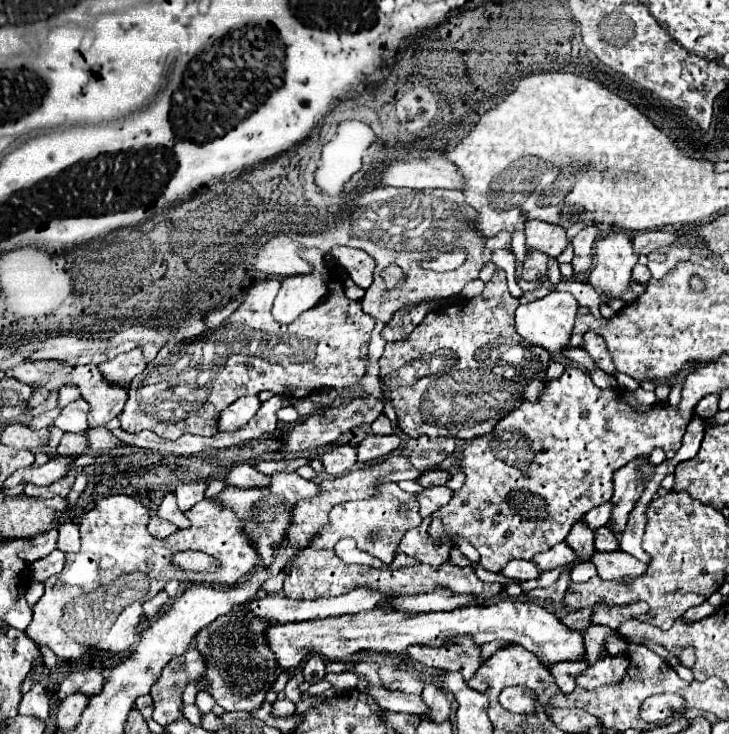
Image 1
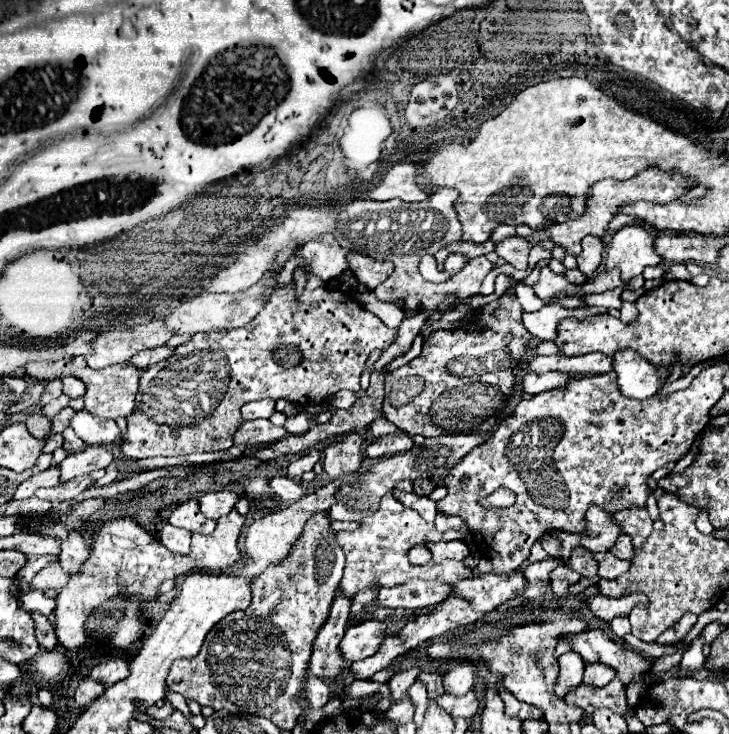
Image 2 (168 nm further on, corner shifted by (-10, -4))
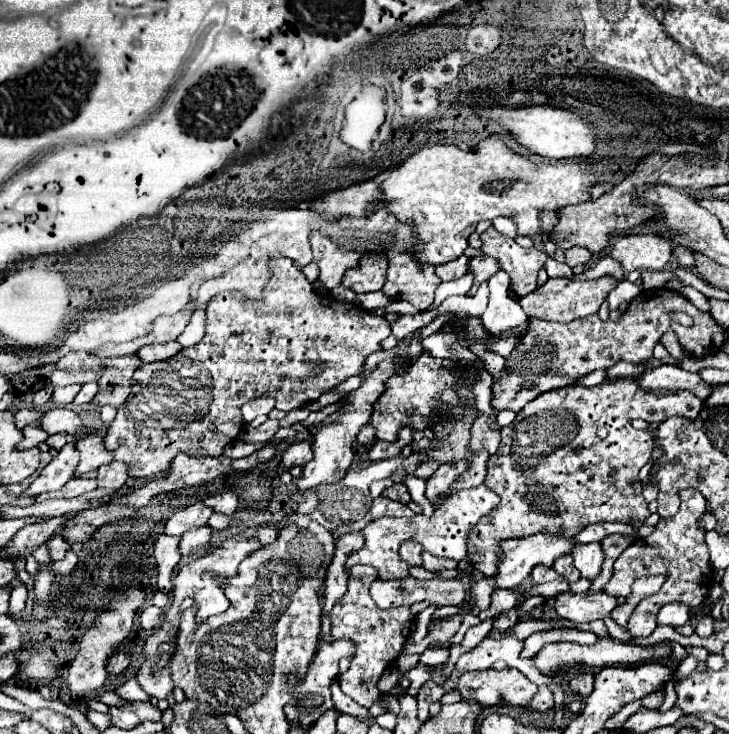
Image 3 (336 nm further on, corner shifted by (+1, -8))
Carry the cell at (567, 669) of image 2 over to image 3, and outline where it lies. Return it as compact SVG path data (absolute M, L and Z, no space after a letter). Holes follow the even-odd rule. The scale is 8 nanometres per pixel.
M541 685L539 691L535 693L535 697L531 699L531 703L527 705L529 709L537 709L537 711L547 711L553 709L555 701L553 701L553 691L547 685Z

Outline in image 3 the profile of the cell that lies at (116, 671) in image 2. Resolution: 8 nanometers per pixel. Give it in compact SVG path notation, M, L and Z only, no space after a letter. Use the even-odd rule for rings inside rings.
M123 651L111 655L111 657L109 657L109 663L107 663L109 679L117 679L117 677L129 667L129 661L131 661L131 657L129 657L127 653L123 653Z

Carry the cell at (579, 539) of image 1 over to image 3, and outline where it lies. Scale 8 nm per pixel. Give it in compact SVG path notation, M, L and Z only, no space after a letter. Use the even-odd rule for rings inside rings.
M571 555L559 557L557 563L555 563L555 571L557 571L561 577L565 577L567 581L579 579L579 573L577 573L577 569L575 569L575 565L573 565L573 557L571 557Z

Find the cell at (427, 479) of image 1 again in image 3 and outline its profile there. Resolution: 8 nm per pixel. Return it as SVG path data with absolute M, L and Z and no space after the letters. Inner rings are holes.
M395 483L393 487L385 489L385 491L383 491L383 495L385 495L385 497L389 497L389 499L397 499L397 501L401 501L401 503L405 503L405 505L411 501L409 489L407 489L403 483Z

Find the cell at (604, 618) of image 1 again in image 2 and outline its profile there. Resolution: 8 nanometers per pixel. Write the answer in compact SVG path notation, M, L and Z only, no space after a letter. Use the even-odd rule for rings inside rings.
M630 593L630 595L624 595L624 597L616 597L616 599L610 599L610 597L604 597L604 595L586 599L590 613L594 617L602 619L602 621L610 621L614 617L630 615L632 607L638 605L638 603L646 603L646 597L640 595L640 593Z

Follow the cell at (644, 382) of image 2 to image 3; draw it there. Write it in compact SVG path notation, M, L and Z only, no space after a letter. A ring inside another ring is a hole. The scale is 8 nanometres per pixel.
M659 365L659 367L647 367L641 375L637 375L635 385L645 391L653 393L675 393L689 389L701 399L707 399L711 393L711 385L705 385L697 373L689 373L677 365Z

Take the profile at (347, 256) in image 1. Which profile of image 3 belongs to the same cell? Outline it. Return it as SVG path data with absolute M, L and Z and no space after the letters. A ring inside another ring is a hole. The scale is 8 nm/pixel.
M375 255L363 257L357 267L345 271L343 285L353 289L355 293L379 291L385 283L385 269L387 269L387 259L379 259Z

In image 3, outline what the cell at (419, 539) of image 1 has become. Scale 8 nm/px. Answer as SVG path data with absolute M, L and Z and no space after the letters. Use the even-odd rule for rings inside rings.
M423 551L423 567L429 569L429 571L439 571L439 569L455 569L457 567L457 561L453 559L445 559L445 557L435 557L427 551Z

